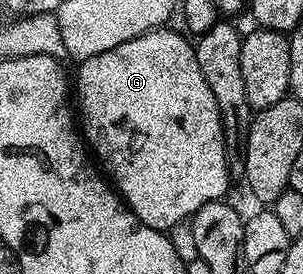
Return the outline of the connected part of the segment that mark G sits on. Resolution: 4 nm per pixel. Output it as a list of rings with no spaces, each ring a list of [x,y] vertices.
[[[169,30],[148,31],[131,41],[123,41],[123,45],[115,45],[115,49],[107,49],[107,53],[99,53],[90,59],[80,60],[78,67],[81,68],[77,71],[77,79],[75,75],[75,103],[79,108],[79,119],[83,124],[83,138],[86,144],[92,148],[95,155],[97,150],[96,158],[98,160],[101,158],[105,162],[112,186],[119,192],[123,202],[133,210],[135,217],[139,217],[143,225],[166,233],[180,223],[192,220],[195,212],[203,205],[216,199],[225,199],[229,191],[229,155],[225,152],[225,127],[221,124],[223,109],[215,101],[215,93],[211,93],[211,85],[207,85],[203,77],[203,69],[199,69],[196,46],[180,30],[179,32]]]

